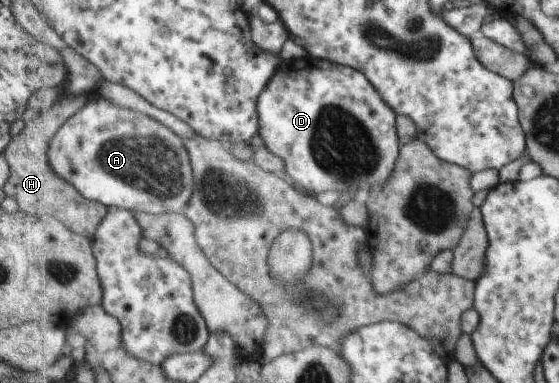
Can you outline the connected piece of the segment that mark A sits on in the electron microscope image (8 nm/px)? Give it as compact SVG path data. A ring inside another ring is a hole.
M96 93L58 130L50 148L50 163L55 172L70 182L85 198L101 201L106 207L122 207L145 214L185 211L194 181L190 156L184 142L166 123L149 115L117 107Z

